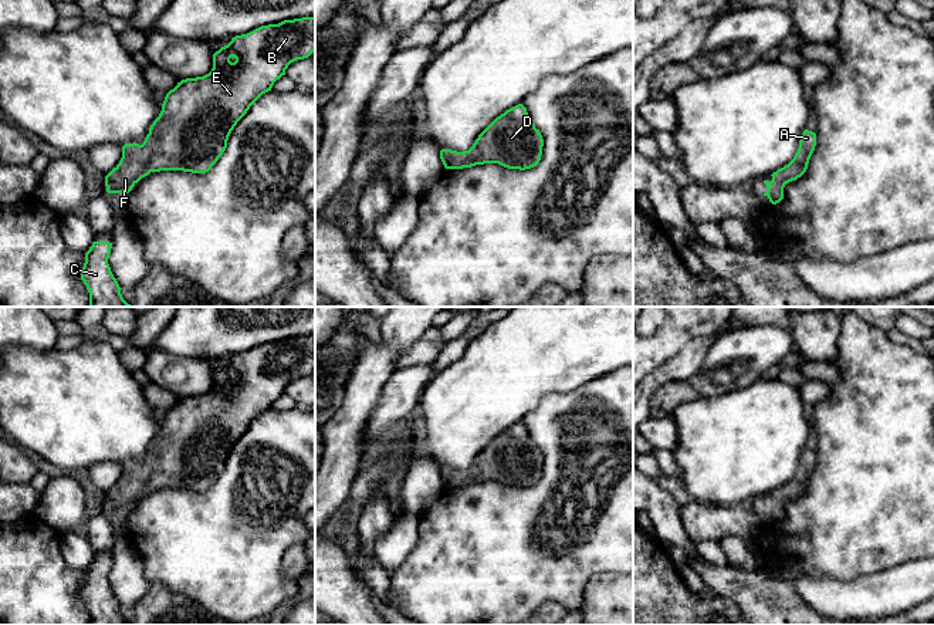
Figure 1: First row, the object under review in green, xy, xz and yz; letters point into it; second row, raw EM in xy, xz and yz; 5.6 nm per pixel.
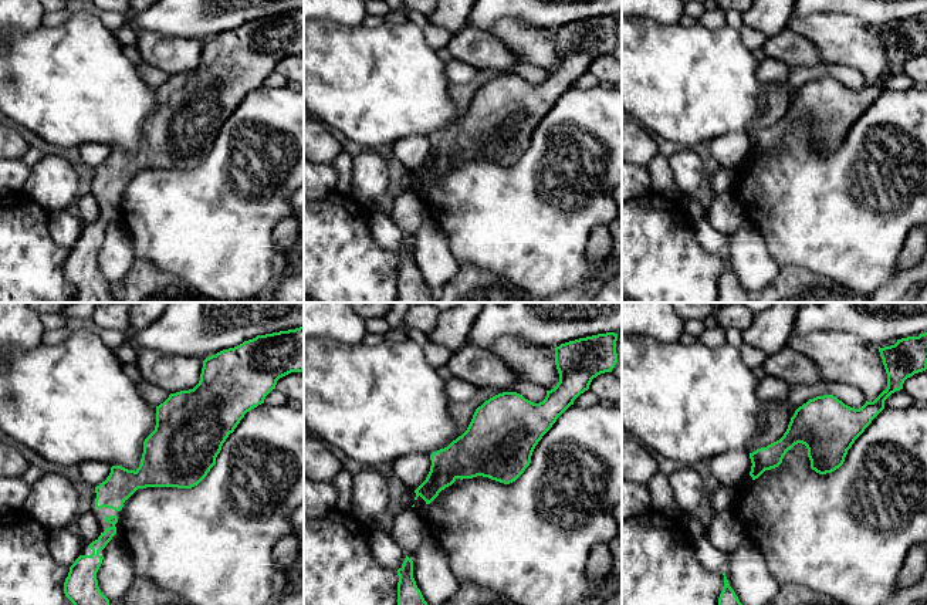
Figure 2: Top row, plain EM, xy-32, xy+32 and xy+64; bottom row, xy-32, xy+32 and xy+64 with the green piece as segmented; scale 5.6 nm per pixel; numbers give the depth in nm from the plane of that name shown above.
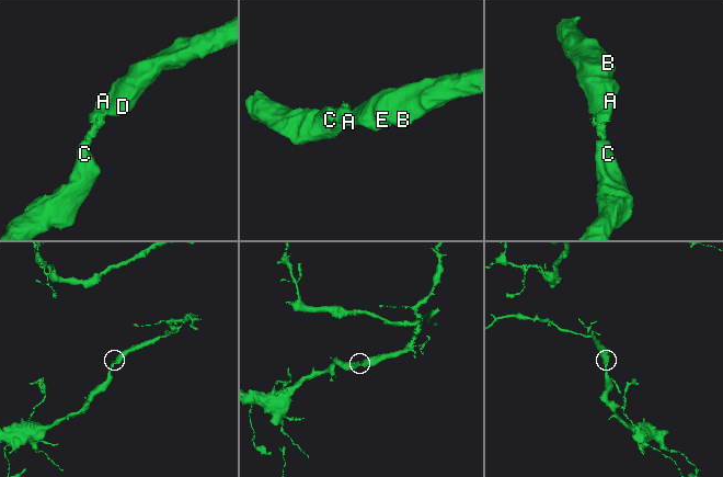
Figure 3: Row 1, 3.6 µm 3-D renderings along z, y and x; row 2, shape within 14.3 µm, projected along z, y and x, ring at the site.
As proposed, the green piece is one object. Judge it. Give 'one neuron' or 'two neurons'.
one neuron

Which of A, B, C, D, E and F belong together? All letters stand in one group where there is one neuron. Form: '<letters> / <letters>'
A B C D E F

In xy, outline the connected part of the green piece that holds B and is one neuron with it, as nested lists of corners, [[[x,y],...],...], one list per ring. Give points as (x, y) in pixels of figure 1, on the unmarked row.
[[[315,334],[261,344],[233,355],[213,372],[213,386],[209,392],[182,398],[166,412],[162,429],[142,463],[133,460],[122,464],[119,482],[105,494],[106,510],[129,511],[150,490],[209,490],[226,469],[231,449],[250,425],[271,409],[291,381],[308,376],[314,369]]]

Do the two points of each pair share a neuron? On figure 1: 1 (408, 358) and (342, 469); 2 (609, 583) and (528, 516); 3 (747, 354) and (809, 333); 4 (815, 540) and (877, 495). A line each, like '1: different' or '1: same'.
1: different
2: different
3: different
4: same

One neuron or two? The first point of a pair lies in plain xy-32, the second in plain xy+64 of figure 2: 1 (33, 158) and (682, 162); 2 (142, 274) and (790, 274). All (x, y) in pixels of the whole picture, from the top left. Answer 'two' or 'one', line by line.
1: two
2: one

